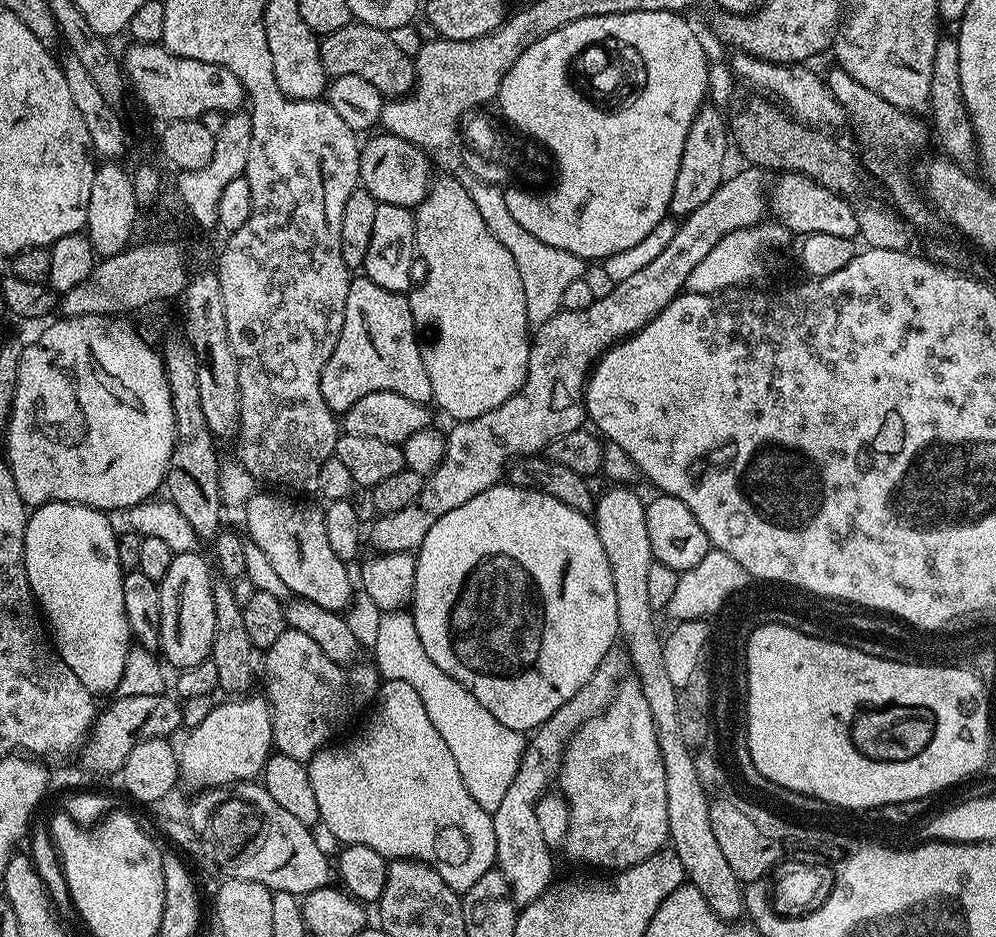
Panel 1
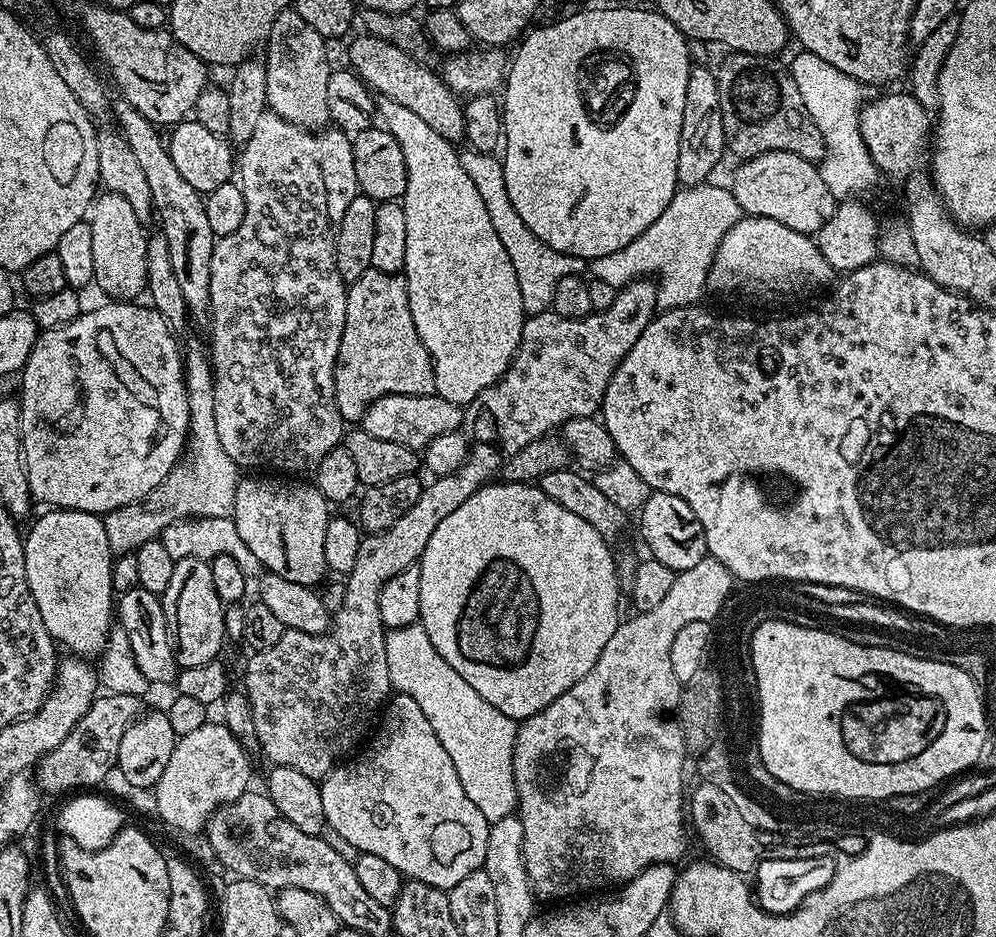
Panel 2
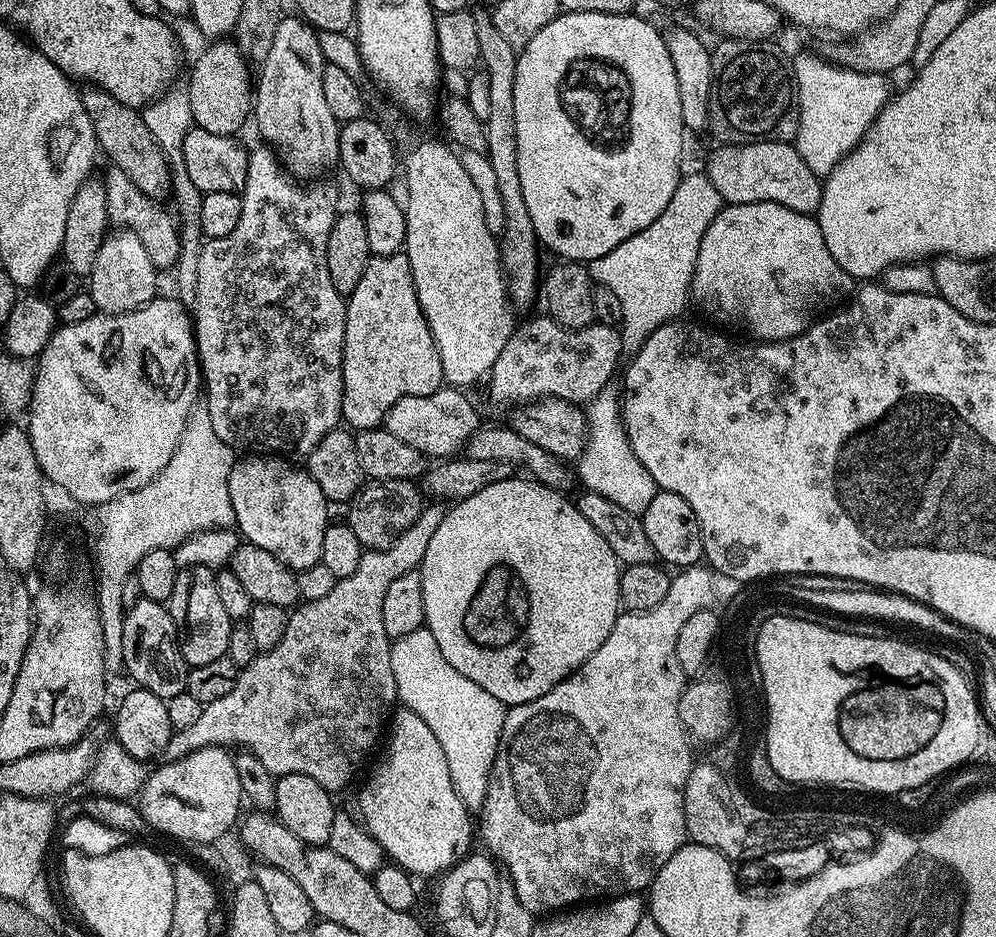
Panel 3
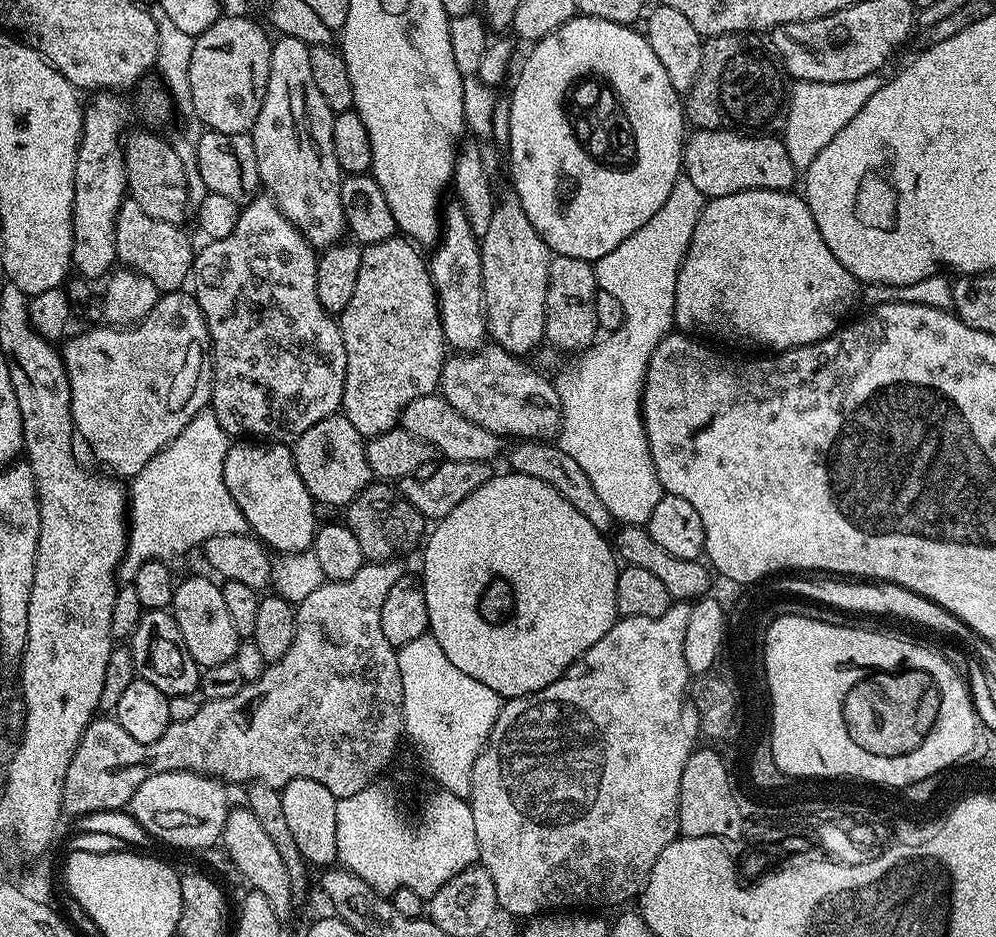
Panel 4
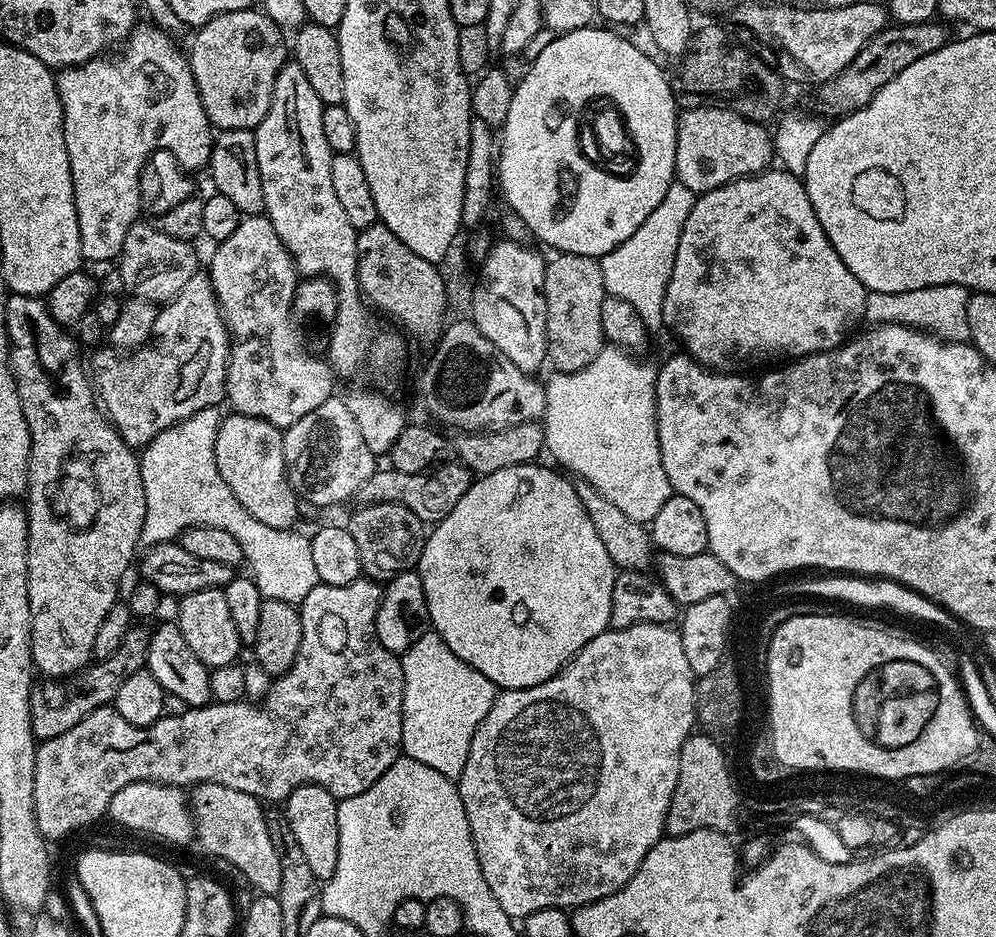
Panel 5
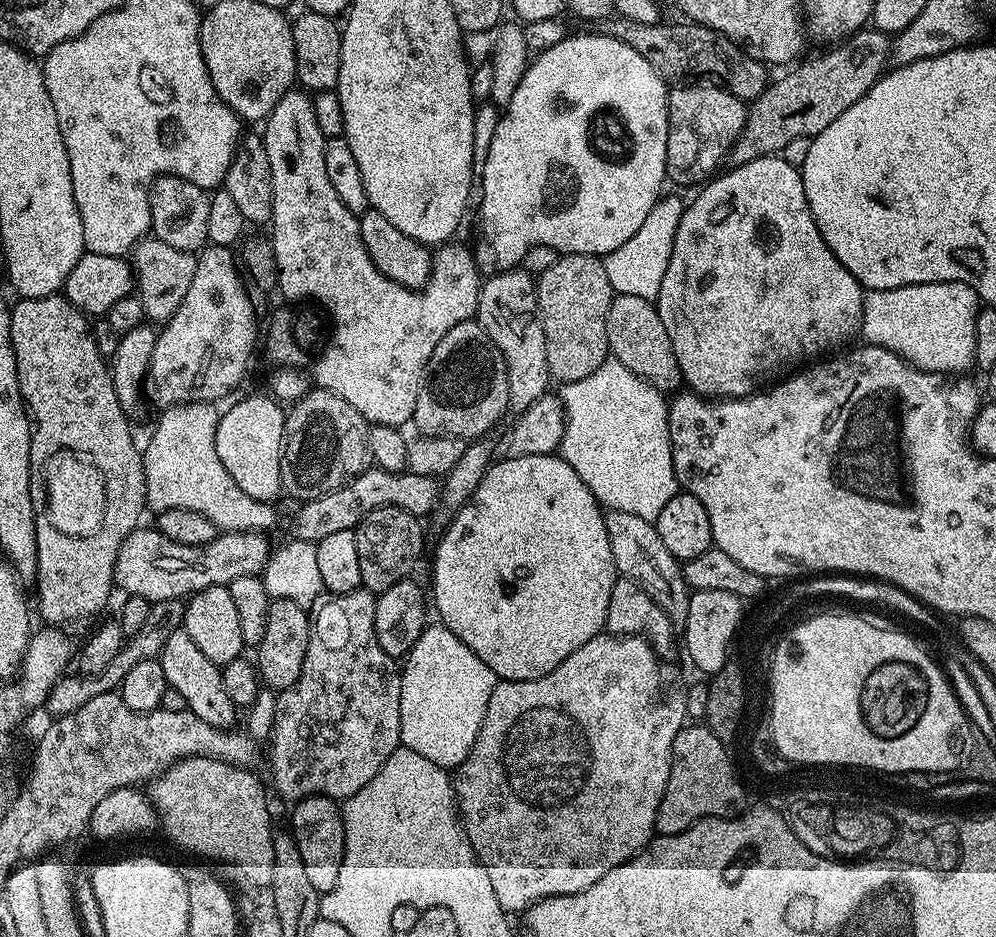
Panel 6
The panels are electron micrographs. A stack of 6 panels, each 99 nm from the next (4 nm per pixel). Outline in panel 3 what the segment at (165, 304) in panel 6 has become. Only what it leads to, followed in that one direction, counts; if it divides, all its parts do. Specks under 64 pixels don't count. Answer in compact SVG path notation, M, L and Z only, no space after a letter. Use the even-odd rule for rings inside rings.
M115 166L109 169L109 172L102 176L109 221L138 234L138 242L142 242L150 262L154 262L157 270L171 269L180 257L180 229L177 221L172 221L171 214L164 209L165 205L161 201L151 200L146 194L142 194L142 190L130 178L130 174Z

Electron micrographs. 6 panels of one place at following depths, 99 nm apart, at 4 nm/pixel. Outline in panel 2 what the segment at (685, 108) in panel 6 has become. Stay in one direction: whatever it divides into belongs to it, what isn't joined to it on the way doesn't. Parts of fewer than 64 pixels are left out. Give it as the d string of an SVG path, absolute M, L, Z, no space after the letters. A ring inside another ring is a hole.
M774 150L737 165L730 191L735 207L744 216L774 218L774 222L782 222L790 230L815 234L836 213L838 197L832 193L833 185L822 182L820 169L813 161L786 150Z

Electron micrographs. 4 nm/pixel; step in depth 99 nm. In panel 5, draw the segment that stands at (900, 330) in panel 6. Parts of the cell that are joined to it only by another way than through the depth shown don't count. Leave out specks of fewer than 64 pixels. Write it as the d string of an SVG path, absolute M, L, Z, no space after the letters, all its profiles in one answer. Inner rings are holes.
M957 284L930 286L922 290L906 290L902 294L869 292L864 315L873 325L905 324L907 328L918 328L922 332L930 333L931 336L937 336L939 340L964 342L968 340L970 334L970 322L966 322L969 295L969 289Z

